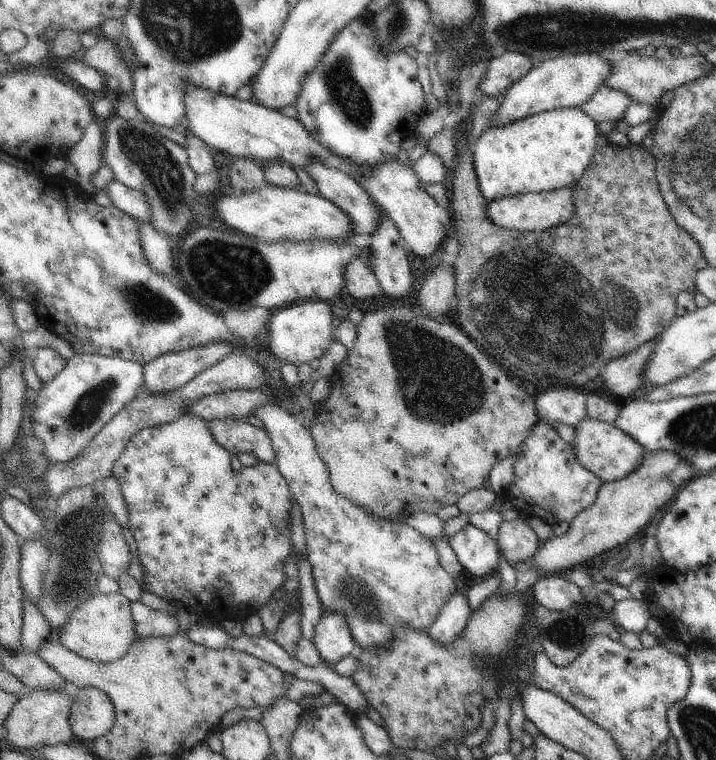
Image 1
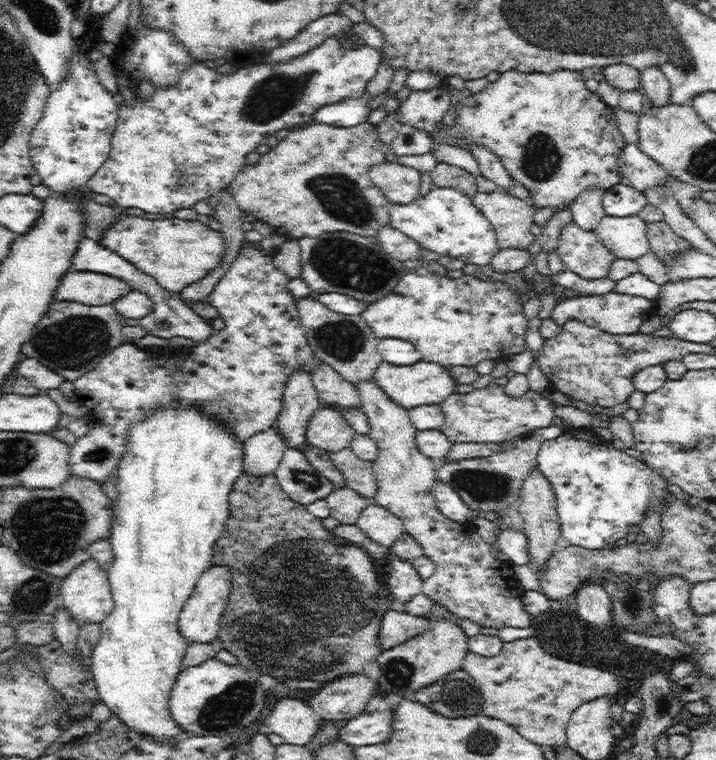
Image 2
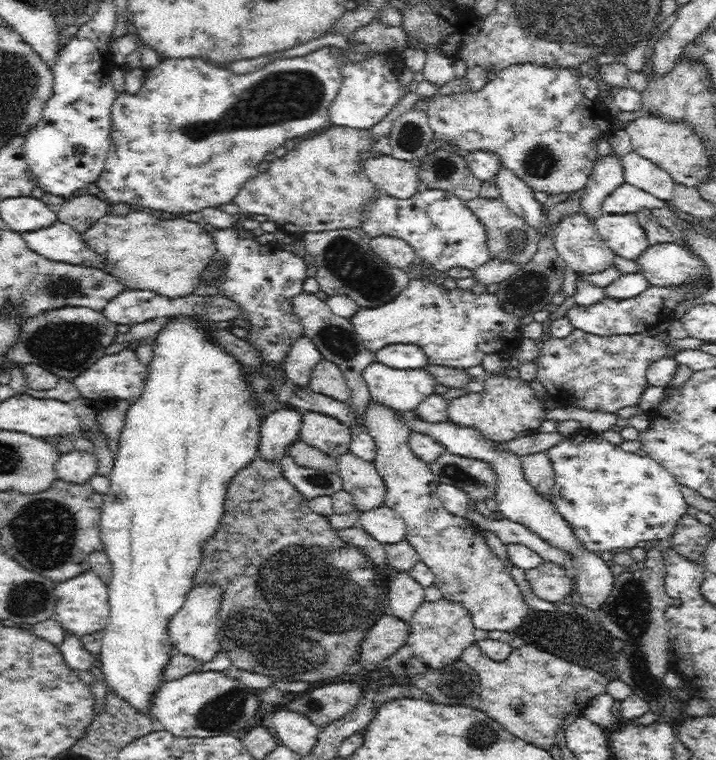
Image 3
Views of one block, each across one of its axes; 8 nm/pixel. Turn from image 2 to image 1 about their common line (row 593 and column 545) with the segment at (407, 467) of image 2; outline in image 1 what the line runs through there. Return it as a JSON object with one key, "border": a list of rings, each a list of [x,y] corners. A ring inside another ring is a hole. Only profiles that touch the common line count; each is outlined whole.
{"border":[[[537,422],[523,444],[515,450],[517,460],[513,462],[513,484],[509,486],[507,502],[521,512],[523,518],[541,518],[545,524],[567,522],[571,524],[583,510],[587,510],[601,488],[601,478],[583,468],[565,440],[547,422]]]}

